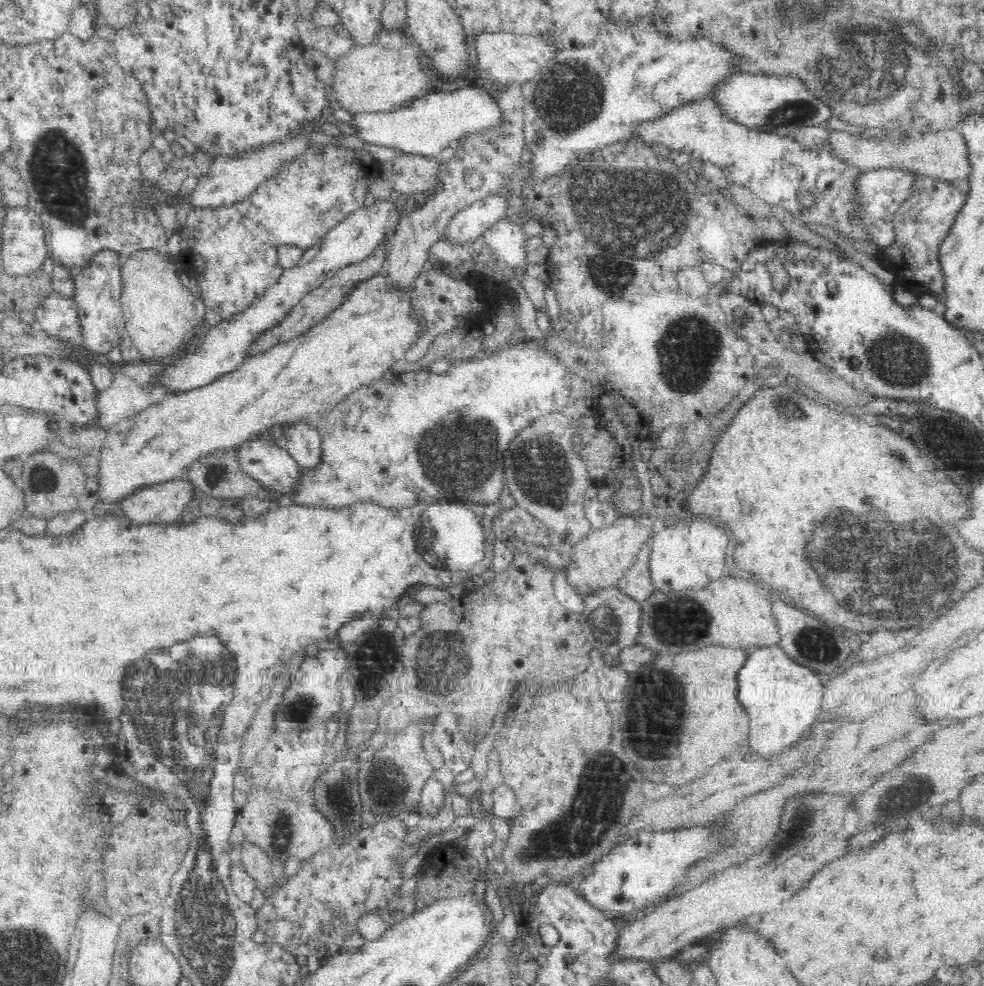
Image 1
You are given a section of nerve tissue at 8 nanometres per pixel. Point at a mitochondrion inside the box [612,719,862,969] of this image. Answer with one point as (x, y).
(793, 834)

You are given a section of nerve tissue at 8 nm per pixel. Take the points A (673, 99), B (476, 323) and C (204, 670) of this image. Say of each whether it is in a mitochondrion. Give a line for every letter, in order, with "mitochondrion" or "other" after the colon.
A: other
B: other
C: mitochondrion

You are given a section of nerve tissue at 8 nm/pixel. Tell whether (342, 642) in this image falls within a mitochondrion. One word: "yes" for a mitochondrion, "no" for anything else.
no

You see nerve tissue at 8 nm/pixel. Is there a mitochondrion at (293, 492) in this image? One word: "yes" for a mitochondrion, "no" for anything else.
no

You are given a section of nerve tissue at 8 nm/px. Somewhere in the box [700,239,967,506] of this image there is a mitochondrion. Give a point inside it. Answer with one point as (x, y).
(911, 368)

